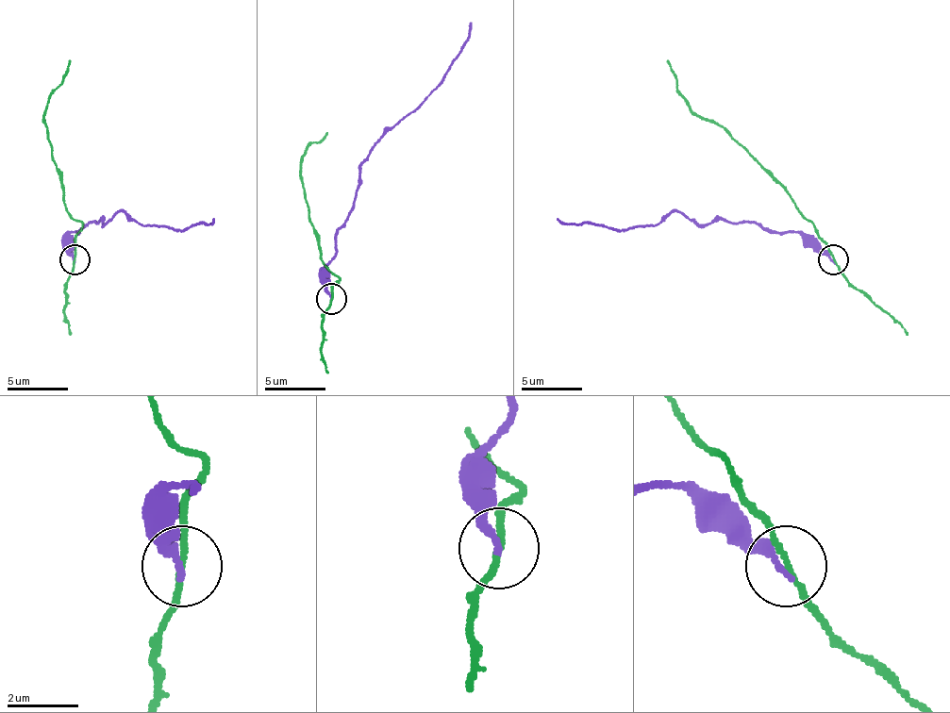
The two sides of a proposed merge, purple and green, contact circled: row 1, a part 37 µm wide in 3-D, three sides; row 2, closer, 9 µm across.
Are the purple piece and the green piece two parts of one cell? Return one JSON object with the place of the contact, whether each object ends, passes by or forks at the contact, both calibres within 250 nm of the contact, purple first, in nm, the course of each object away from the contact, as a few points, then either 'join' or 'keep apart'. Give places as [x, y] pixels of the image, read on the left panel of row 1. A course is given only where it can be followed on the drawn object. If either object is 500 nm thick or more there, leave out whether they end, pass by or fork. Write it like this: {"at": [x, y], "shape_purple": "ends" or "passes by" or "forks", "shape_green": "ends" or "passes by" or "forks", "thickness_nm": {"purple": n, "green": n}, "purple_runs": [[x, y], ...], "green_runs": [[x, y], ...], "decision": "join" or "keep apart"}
{"at": [74, 259], "shape_purple": "ends", "shape_green": "passes by", "thickness_nm": {"purple": 260, "green": 140}, "purple_runs": [[74, 260], [68, 236], [95, 223], [104, 223], [119, 211], [141, 223], [180, 229], [210, 223], [213, 217]], "green_runs": [[74, 260], [74, 239], [83, 223], [64, 208], [61, 172], [52, 159], [43, 111], [71, 59]], "decision": "keep apart"}

